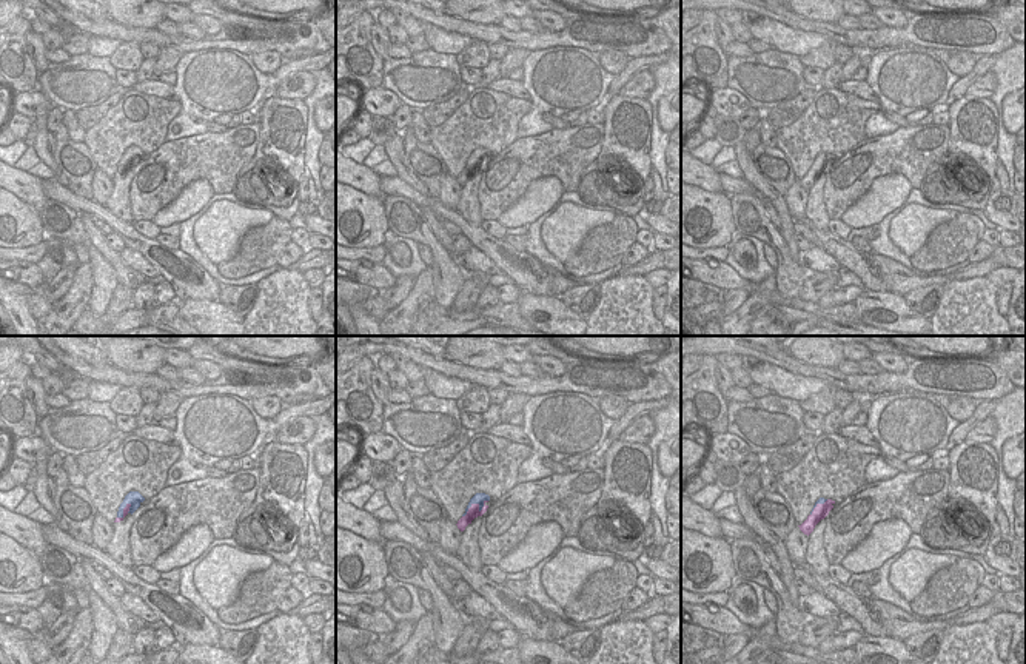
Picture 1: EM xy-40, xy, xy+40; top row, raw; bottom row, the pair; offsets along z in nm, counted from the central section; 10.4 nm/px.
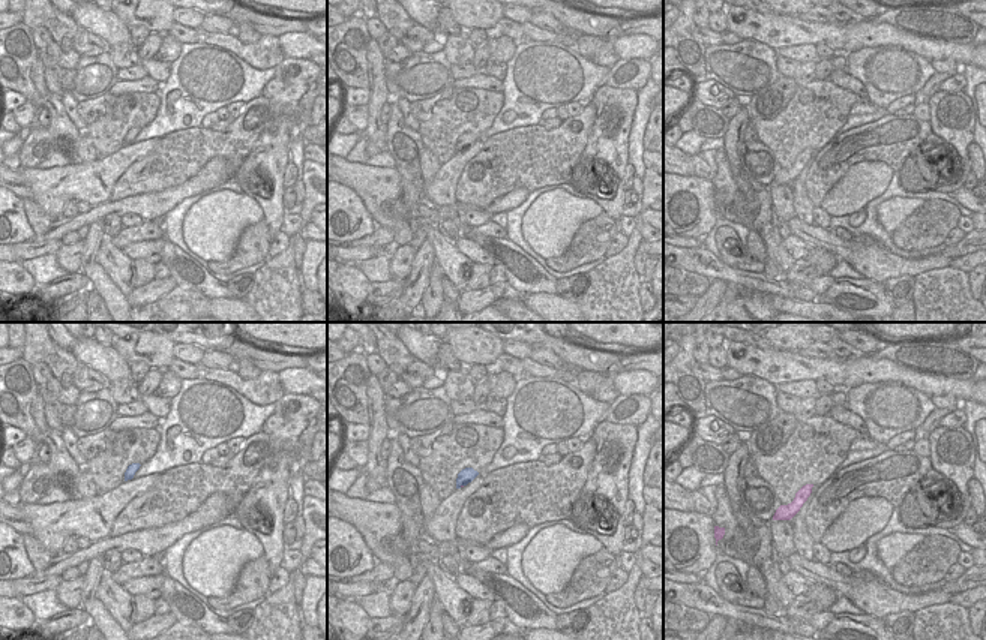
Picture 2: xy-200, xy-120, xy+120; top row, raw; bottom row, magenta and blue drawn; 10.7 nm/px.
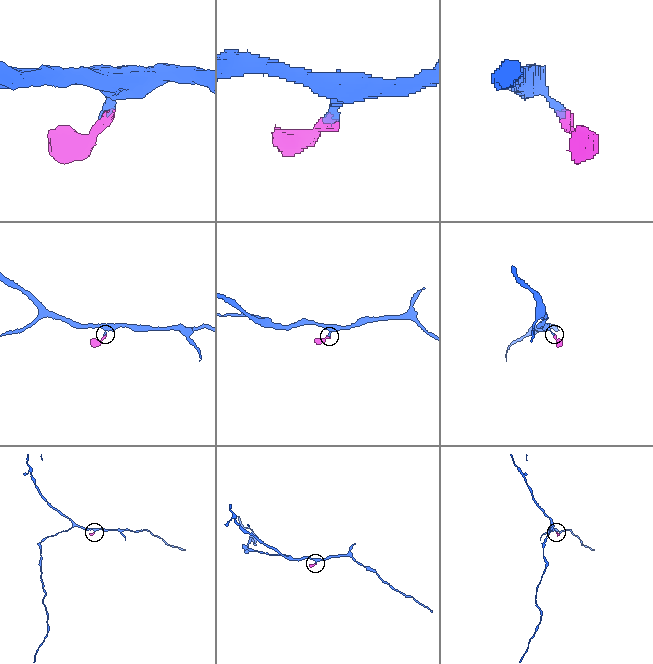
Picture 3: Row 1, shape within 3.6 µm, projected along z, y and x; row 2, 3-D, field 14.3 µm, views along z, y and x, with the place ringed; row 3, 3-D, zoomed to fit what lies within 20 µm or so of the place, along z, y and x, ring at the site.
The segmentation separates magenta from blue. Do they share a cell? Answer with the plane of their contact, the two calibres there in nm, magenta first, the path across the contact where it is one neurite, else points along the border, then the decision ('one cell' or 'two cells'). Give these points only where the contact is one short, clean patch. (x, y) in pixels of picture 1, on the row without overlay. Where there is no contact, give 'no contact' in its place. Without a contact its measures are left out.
xy | 130/120 nm | across xy (473, 167), (475, 159), (478, 153) | one cell

